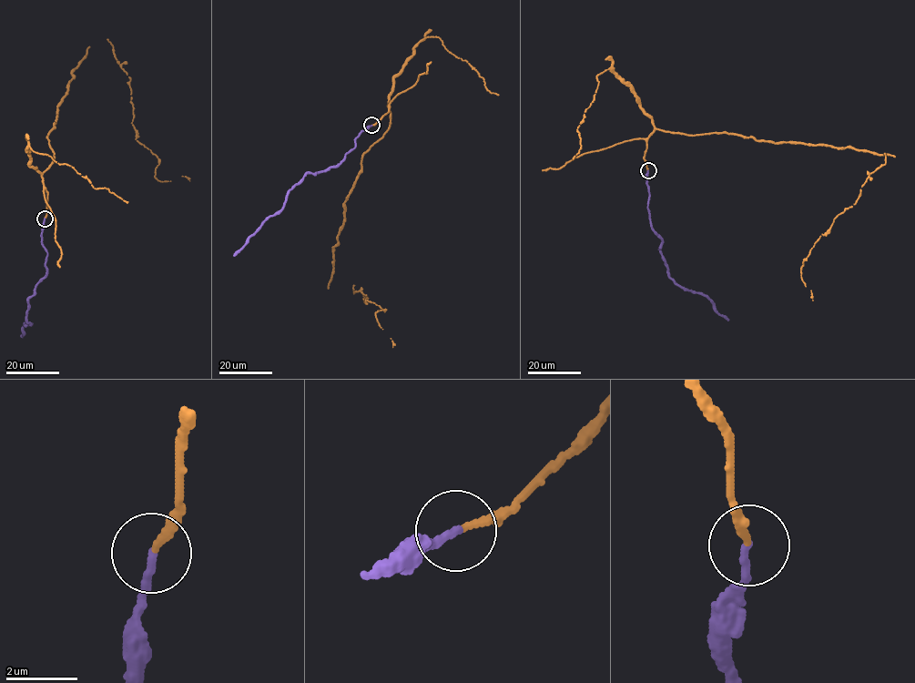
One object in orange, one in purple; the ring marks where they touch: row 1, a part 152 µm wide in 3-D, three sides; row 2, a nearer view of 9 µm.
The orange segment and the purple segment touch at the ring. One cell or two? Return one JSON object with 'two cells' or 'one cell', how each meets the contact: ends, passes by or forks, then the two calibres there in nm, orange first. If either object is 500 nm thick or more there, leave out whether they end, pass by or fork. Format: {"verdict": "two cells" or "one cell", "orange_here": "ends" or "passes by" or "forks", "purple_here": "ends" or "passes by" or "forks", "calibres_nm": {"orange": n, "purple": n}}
{"verdict": "one cell", "orange_here": "ends", "purple_here": "ends", "calibres_nm": {"orange": 200, "purple": 240}}

